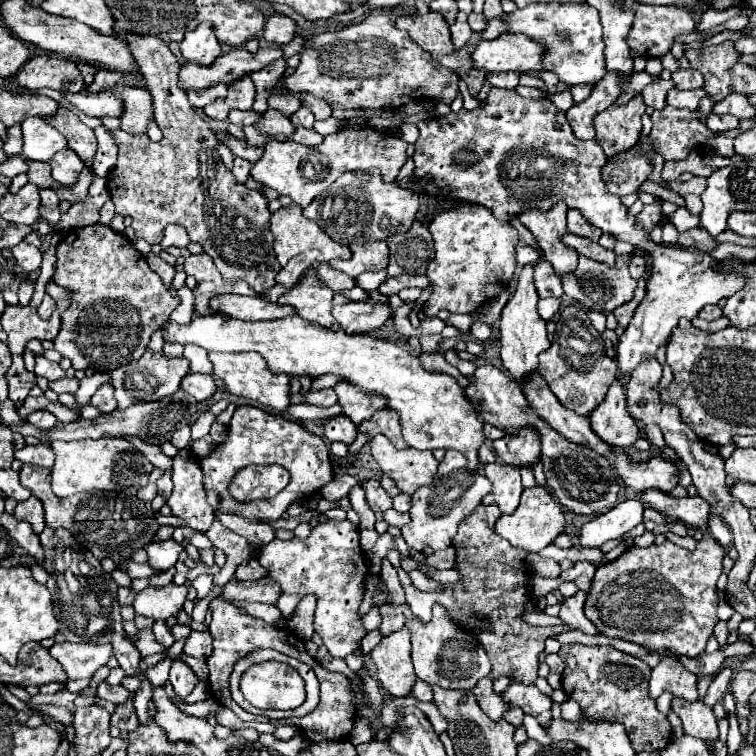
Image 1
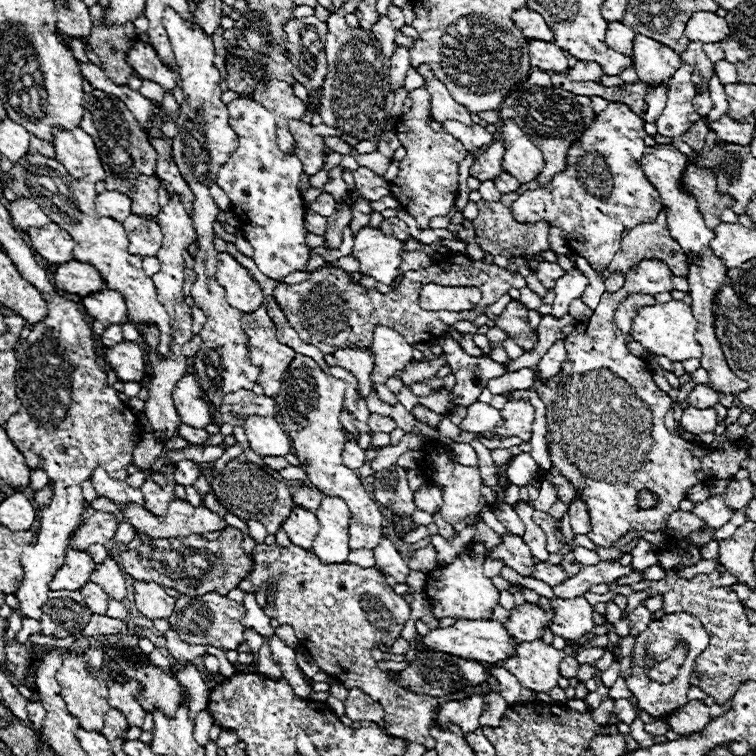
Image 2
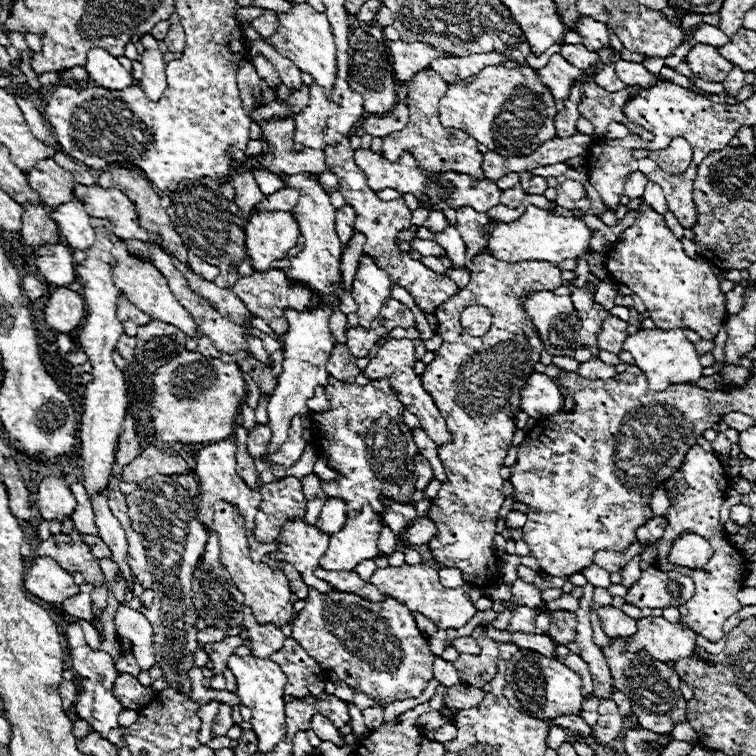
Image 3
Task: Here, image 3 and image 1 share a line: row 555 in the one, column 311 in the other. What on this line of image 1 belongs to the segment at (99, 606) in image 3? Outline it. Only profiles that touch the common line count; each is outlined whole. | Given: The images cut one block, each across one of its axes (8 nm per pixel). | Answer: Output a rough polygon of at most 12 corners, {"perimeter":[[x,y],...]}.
{"perimeter":[[388,14],[310,36],[288,94],[452,104],[460,76]]}

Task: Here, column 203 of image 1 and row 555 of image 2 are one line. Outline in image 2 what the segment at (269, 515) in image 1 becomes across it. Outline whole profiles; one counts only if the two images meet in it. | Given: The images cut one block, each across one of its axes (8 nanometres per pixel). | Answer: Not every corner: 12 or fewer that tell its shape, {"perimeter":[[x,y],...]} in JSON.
{"perimeter":[[464,548],[428,572],[436,618],[490,618],[500,592]]}

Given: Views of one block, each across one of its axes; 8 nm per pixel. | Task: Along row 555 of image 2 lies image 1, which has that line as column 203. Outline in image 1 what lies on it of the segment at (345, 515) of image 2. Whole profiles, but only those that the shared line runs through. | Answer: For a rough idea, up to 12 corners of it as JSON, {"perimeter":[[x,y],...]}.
{"perimeter":[[298,316],[168,320],[166,344],[258,352],[388,400],[404,440],[478,470],[482,410],[404,346]]}

